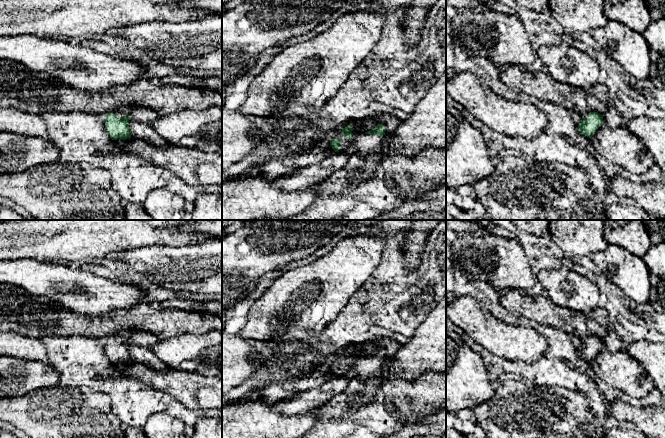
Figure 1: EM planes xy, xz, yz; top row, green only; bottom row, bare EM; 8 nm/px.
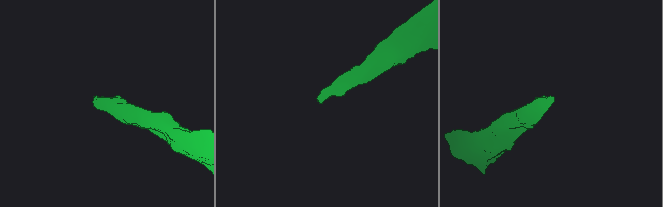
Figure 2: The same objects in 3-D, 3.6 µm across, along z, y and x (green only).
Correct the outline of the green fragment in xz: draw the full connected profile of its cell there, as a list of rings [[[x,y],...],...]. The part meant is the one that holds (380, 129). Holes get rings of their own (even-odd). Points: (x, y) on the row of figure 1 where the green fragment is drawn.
[[[347,125],[341,134],[337,134],[330,139],[330,146],[337,153],[344,153],[350,144],[354,141],[357,146],[356,155],[363,159],[371,151],[377,149],[382,142],[382,136],[385,134],[385,125],[377,125],[373,130],[367,131],[364,134],[359,134],[356,137],[352,137],[351,133],[353,127]]]

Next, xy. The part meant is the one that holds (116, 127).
[[[138,106],[129,112],[126,108],[121,107],[106,114],[104,121],[106,131],[112,140],[117,140],[118,138],[126,140],[132,135],[129,128],[130,119],[150,124],[157,116],[158,114],[151,108]]]

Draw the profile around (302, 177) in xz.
[[[354,141],[344,153],[330,155],[317,165],[293,168],[293,173],[286,177],[277,177],[273,185],[285,192],[294,192],[308,186],[320,184],[334,172],[345,167],[350,158],[357,153]]]

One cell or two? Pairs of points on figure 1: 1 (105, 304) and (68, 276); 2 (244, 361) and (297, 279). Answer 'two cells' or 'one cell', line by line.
1: one cell
2: two cells

